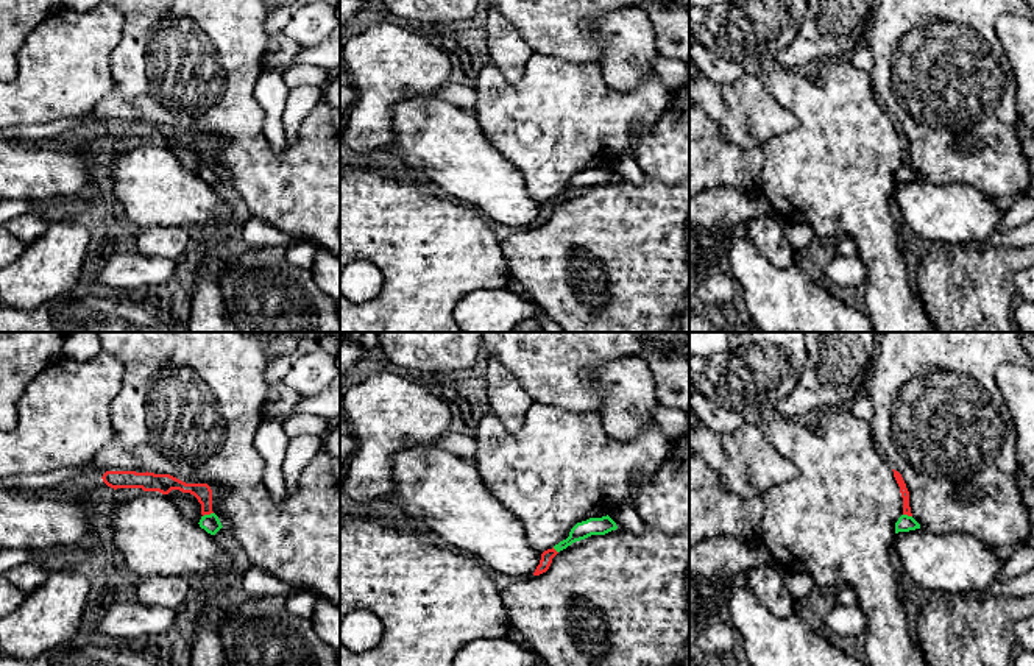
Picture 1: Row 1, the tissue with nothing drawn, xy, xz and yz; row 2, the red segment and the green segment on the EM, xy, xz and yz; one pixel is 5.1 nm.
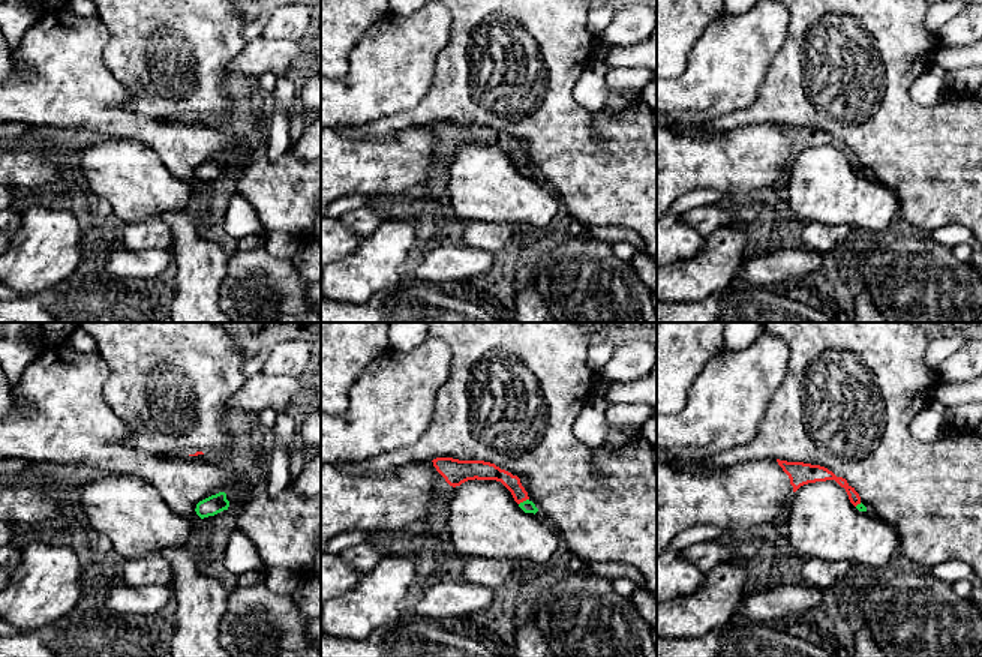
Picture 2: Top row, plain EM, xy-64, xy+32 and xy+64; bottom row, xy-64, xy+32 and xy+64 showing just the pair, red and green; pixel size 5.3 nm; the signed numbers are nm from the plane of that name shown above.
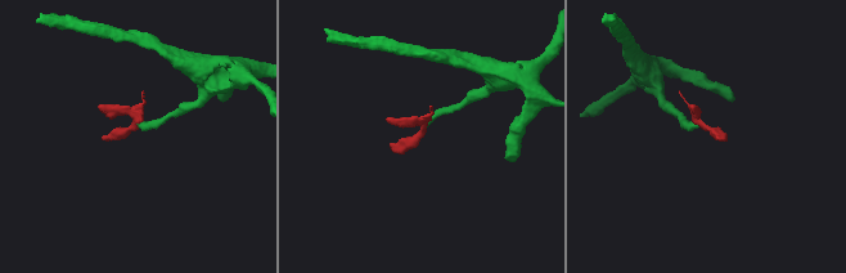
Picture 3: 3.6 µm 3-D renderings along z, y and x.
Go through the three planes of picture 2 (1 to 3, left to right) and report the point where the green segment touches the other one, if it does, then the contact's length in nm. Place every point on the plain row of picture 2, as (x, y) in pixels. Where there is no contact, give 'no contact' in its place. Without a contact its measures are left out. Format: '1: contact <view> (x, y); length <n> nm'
1: no contact
2: contact xy+32 (523, 164); length 70 nm
3: contact xy+64 (858, 167); length 40 nm

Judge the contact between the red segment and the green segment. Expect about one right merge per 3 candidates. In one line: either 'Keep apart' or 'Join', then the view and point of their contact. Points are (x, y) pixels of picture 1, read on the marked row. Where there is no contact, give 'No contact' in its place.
Join. Touches red at xy (208, 513)

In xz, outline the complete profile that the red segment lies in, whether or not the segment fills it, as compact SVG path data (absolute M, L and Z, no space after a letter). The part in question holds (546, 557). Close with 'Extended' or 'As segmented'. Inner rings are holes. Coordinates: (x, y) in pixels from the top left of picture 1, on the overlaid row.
M607 515L602 518L590 518L586 521L577 523L571 532L569 537L558 544L555 544L552 549L547 549L541 554L540 565L536 566L533 576L540 576L546 572L552 563L552 558L568 546L571 546L575 541L585 540L591 535L605 535L611 530L616 530L616 523Z. Extended

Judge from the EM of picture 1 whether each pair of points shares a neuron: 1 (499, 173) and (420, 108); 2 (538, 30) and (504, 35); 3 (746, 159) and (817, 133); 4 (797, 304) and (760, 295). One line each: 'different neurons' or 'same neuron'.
1: same neuron
2: different neurons
3: different neurons
4: same neuron

